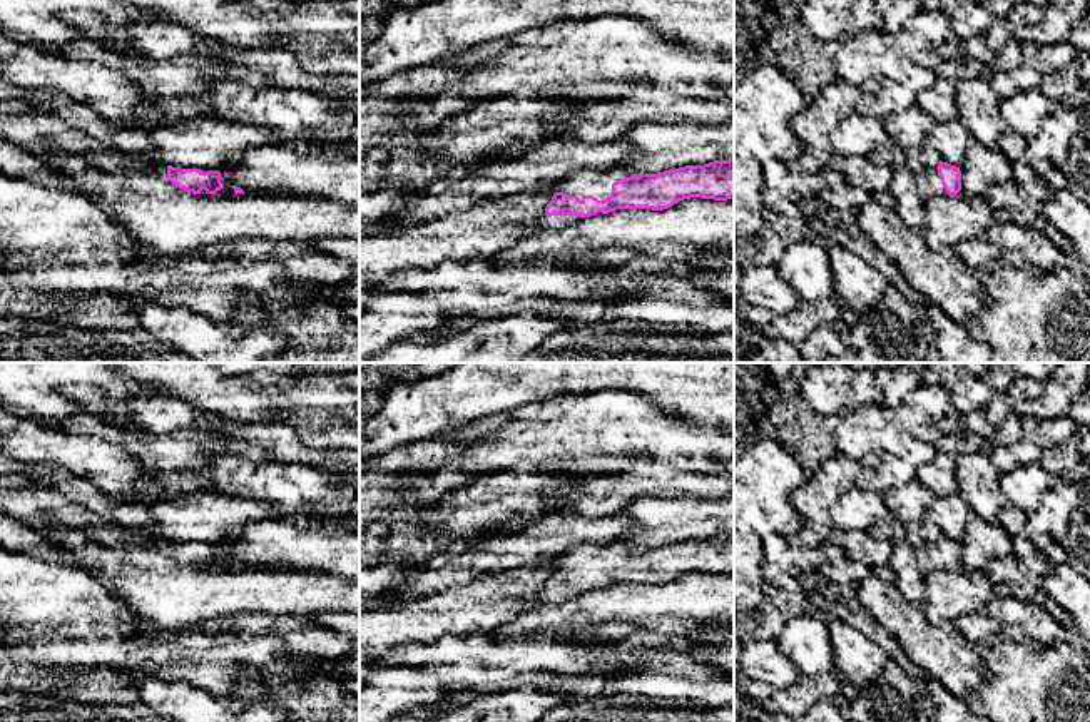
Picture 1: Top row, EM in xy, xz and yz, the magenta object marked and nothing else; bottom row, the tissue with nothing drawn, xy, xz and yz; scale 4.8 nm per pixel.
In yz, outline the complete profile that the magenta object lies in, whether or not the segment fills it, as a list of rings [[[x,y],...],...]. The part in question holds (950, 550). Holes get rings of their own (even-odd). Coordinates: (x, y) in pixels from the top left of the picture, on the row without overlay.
[[[948,536],[914,548],[914,555],[924,573],[936,570],[960,572],[963,568],[961,543]]]

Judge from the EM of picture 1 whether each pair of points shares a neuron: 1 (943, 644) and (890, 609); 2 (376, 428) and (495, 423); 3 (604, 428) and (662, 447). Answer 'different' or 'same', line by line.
1: same
2: different
3: same

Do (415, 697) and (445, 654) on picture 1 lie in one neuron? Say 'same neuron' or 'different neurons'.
different neurons

